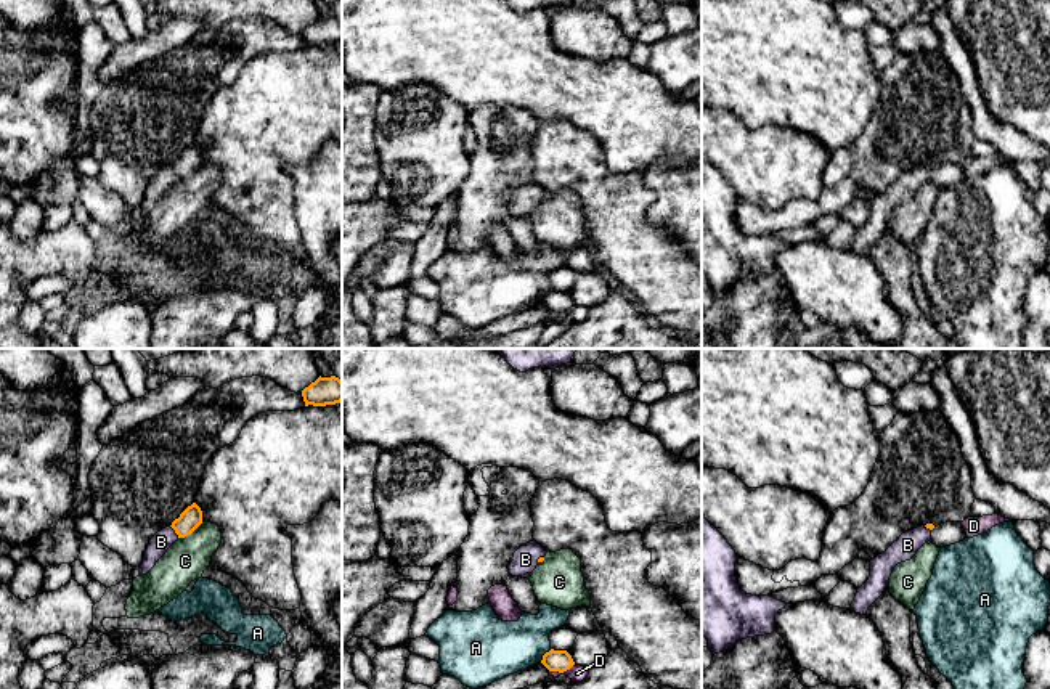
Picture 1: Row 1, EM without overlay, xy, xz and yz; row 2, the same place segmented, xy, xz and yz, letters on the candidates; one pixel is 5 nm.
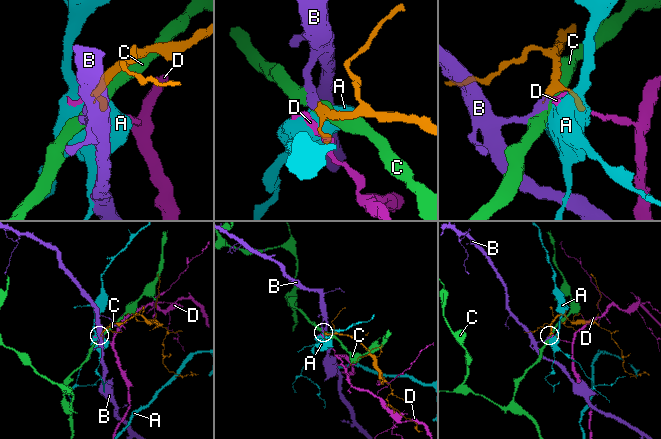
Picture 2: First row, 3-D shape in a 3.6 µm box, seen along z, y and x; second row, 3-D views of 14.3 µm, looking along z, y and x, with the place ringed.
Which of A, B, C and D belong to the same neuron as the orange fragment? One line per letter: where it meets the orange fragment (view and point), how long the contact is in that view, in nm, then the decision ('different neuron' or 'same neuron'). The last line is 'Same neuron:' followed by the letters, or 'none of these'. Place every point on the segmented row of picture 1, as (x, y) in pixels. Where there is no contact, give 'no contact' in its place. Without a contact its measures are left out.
A: contact xz (543, 656); length 90 nm; different neuron
B: contact xy (175, 532); length 80 nm; same neuron
C: contact xy (190, 534); length 150 nm; different neuron
D: contact xz (561, 672); length 130 nm; different neuron
Same neuron: B

